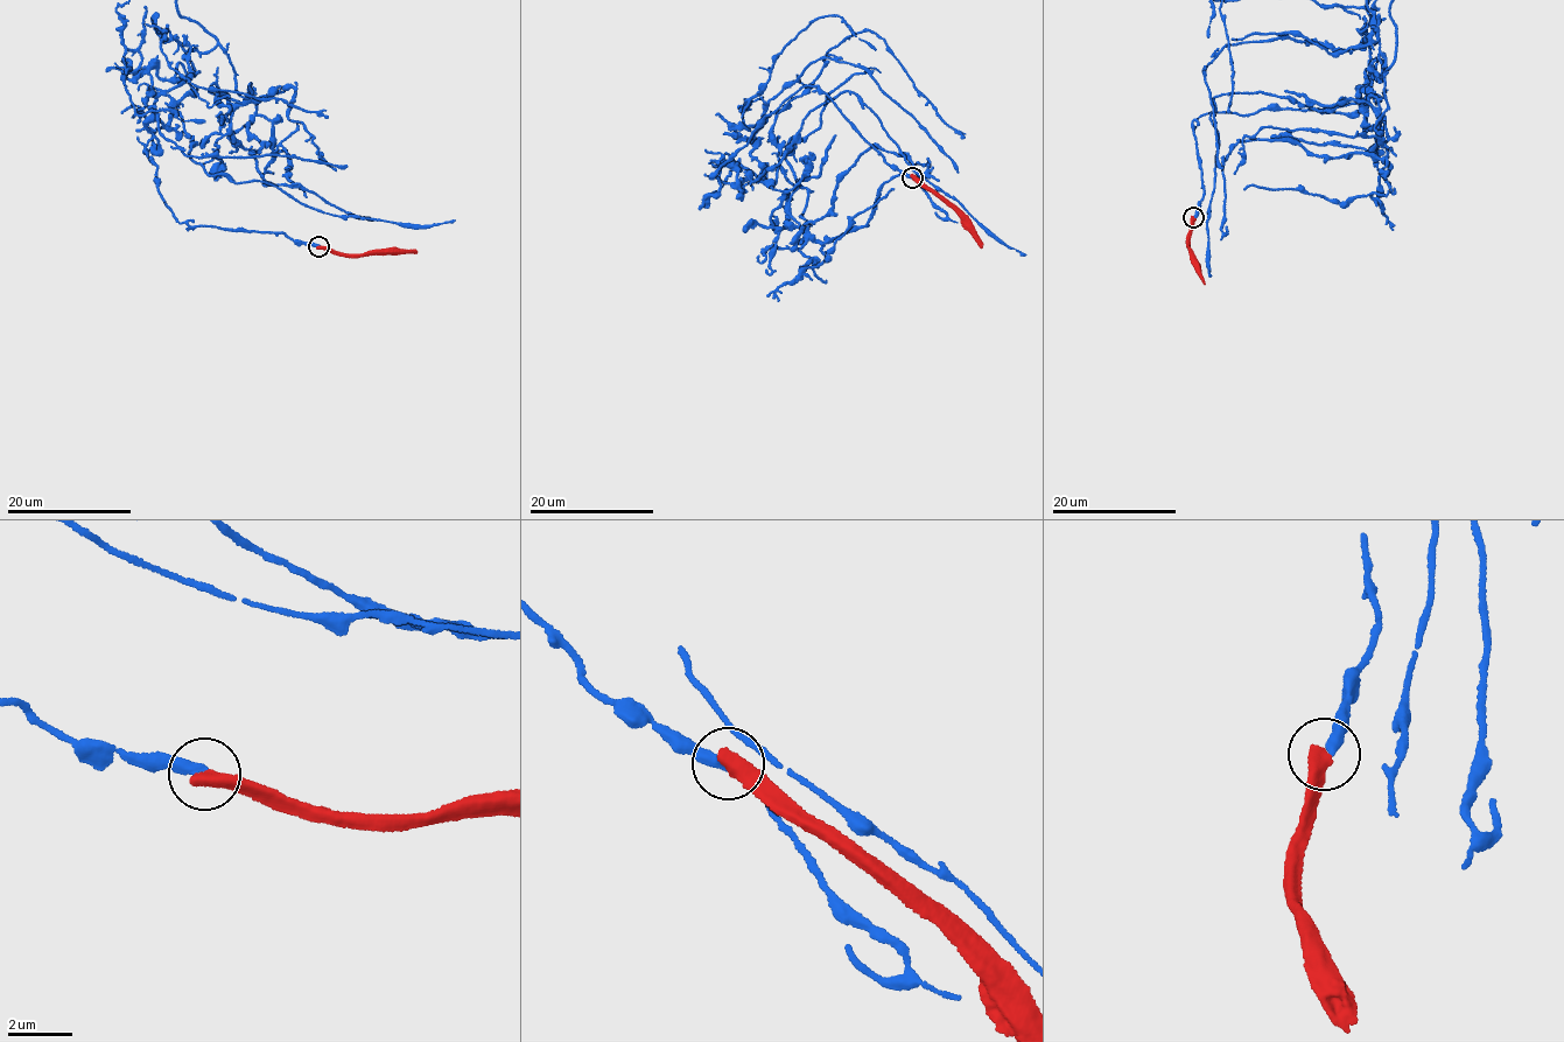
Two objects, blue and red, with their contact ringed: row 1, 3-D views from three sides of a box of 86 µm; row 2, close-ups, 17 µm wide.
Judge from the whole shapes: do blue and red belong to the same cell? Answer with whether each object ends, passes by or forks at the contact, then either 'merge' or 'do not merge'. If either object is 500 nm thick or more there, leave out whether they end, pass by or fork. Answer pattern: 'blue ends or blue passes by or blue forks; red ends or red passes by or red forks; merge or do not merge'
do not merge

